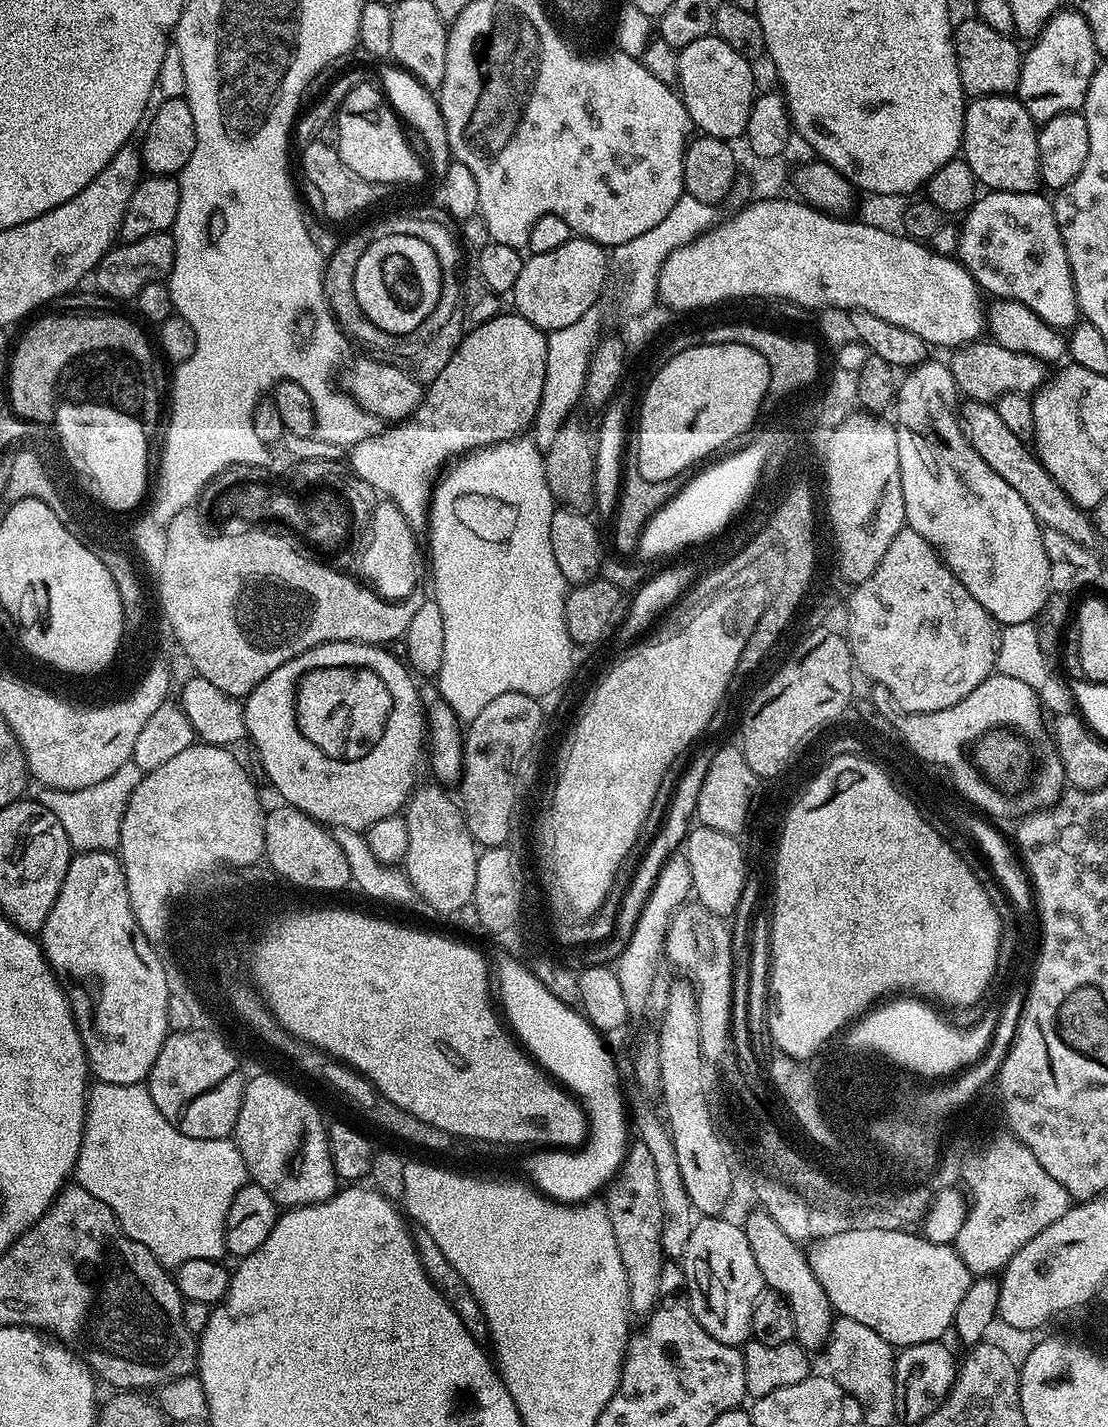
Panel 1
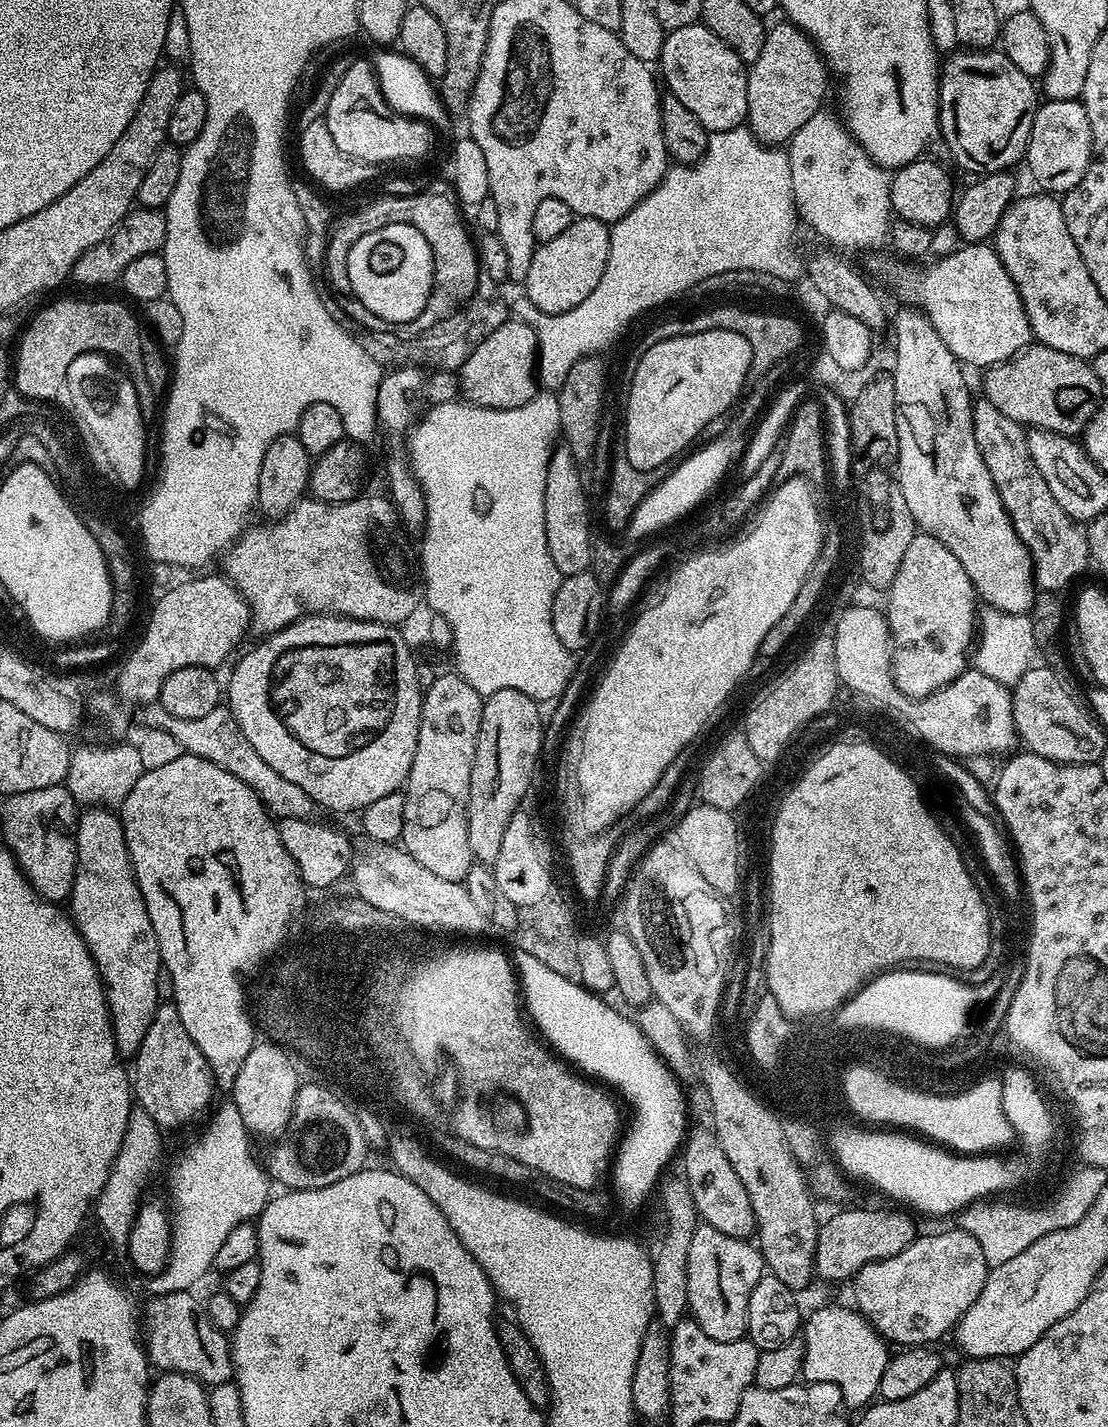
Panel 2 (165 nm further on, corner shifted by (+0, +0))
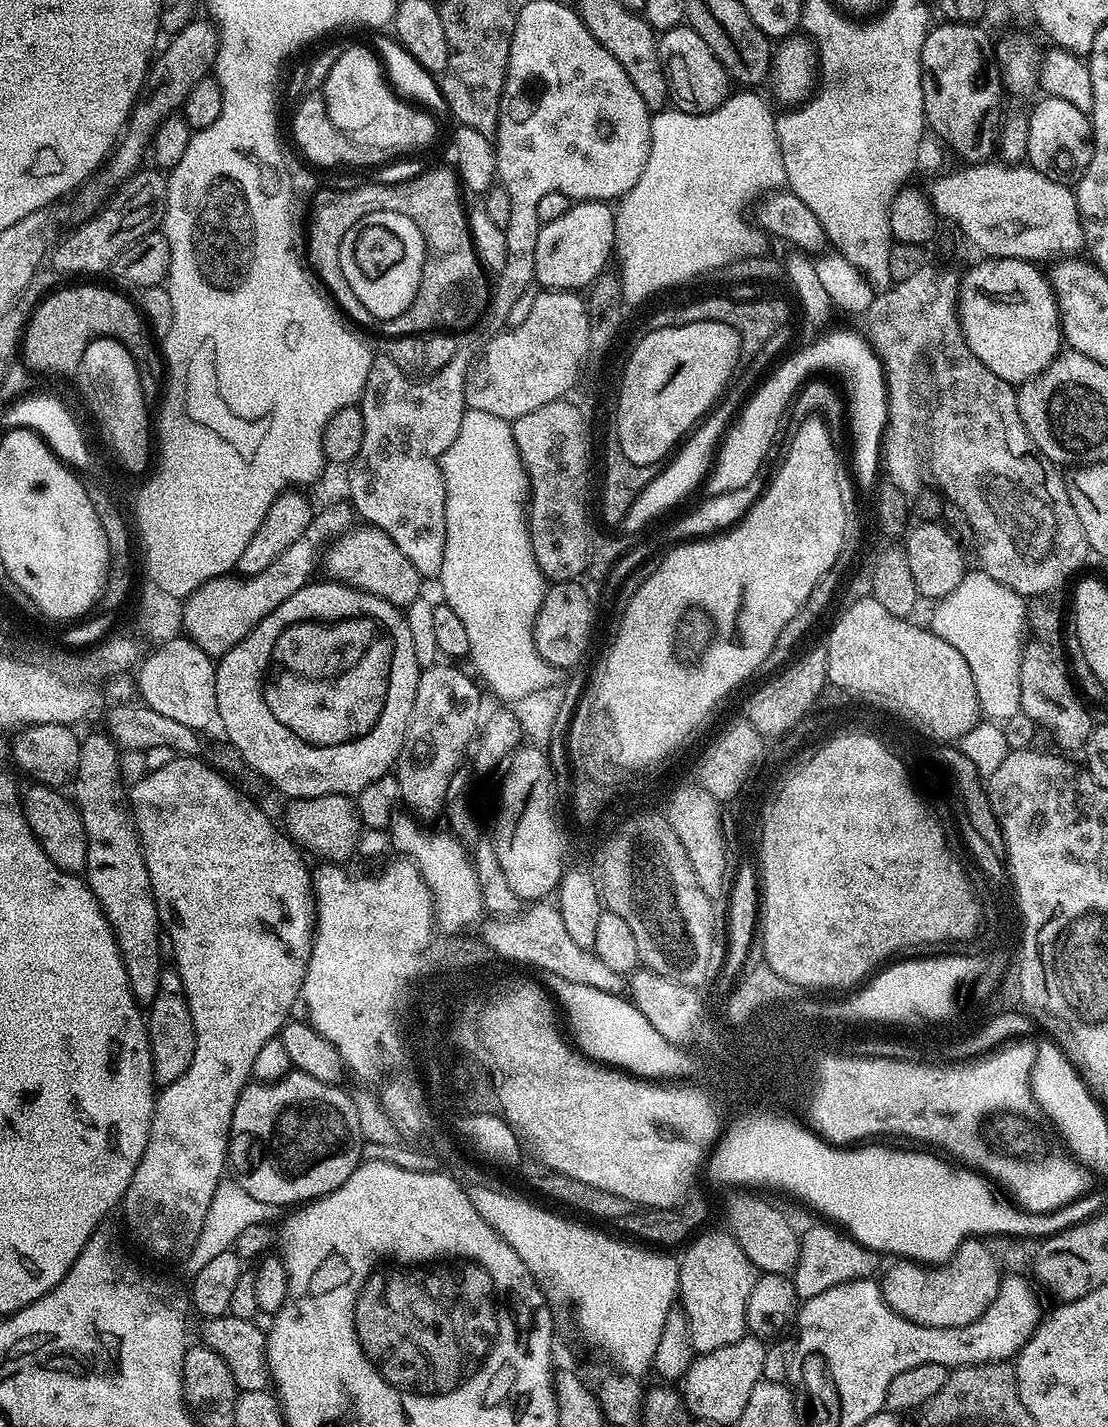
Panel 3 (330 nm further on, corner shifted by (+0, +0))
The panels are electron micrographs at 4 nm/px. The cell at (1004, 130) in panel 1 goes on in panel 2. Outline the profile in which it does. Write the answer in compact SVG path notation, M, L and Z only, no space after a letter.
M956 50L952 57L946 59L940 66L940 136L946 143L952 144L952 156L956 159L956 164L960 168L965 168L968 172L976 172L972 174L987 174L989 172L1007 172L1015 169L1015 164L1025 159L1028 151L1028 143L1030 142L1030 126L1034 126L1034 114L1038 107L1038 99L1036 100L1036 92L1038 96L1038 88L1034 85L1033 77L1022 74L1022 70L1018 70L1018 66L1014 66L1014 62L1010 62L1010 58L1004 56L1000 50Z

